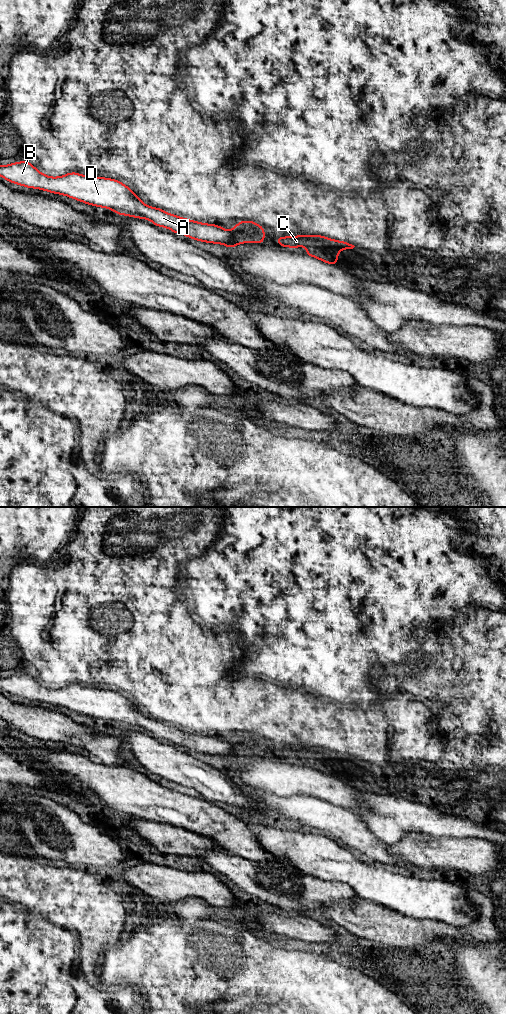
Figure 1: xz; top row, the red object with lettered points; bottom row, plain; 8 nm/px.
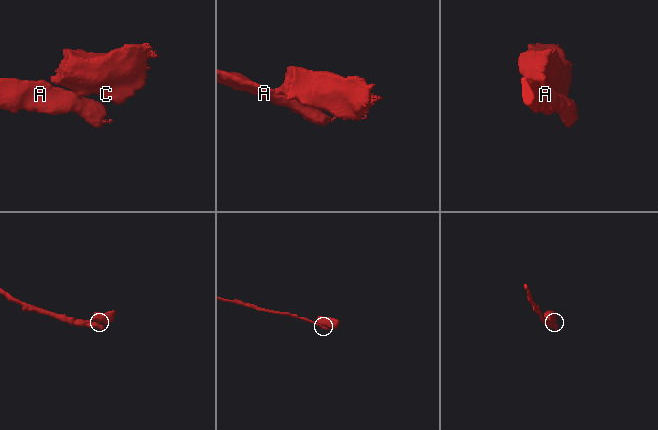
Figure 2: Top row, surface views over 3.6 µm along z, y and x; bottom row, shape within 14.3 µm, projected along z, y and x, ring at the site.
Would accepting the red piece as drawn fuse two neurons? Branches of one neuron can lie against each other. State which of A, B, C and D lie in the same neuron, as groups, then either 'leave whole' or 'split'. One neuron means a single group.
A B D / C; split

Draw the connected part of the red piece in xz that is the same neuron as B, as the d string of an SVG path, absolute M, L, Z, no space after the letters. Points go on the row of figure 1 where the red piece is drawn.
M26 161L0 166L0 176L11 183L28 188L62 194L89 205L109 208L116 214L149 219L155 226L168 228L174 233L197 241L223 244L228 248L237 245L231 231L145 205L129 187L115 179L80 175L75 172L61 177L48 177Z

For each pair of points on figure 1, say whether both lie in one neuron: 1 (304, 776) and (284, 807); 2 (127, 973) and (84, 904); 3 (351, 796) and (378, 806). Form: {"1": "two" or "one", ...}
{"1": "two", "2": "two", "3": "two"}

